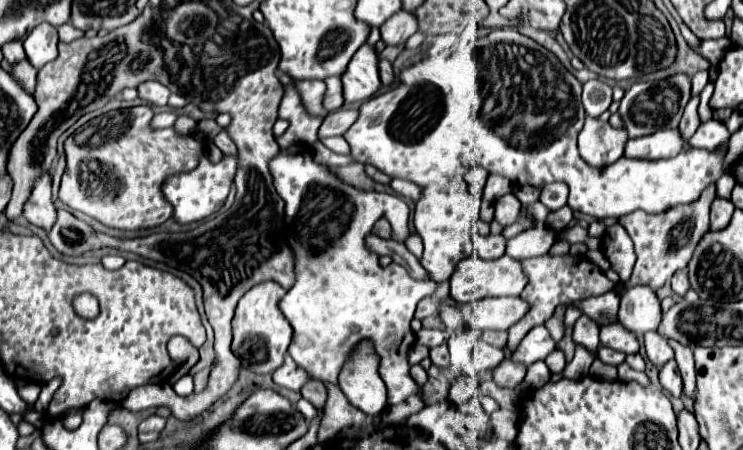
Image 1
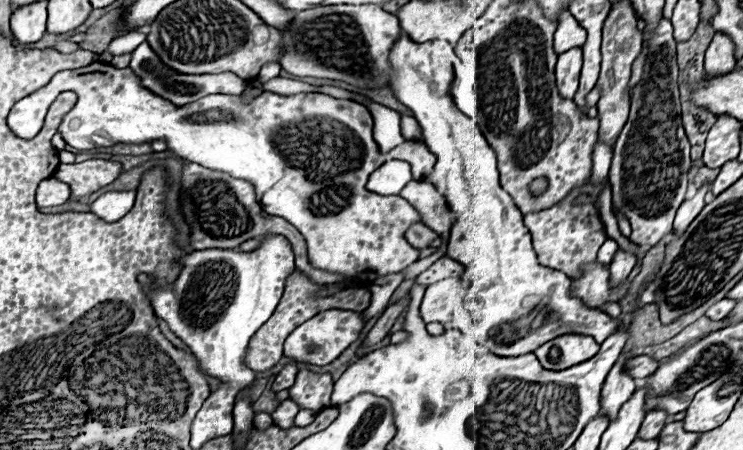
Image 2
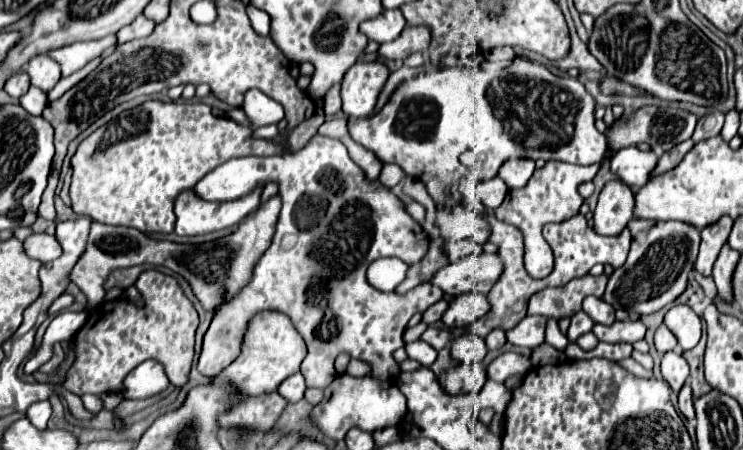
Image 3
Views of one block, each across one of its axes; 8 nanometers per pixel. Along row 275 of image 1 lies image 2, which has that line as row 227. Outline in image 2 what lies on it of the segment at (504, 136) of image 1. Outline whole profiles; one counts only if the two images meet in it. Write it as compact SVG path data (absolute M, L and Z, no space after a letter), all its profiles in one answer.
M410 180L404 190L400 192L402 198L406 198L422 216L422 222L432 228L438 236L444 236L450 232L454 224L454 214L450 212L444 196L436 190L432 182L426 180Z

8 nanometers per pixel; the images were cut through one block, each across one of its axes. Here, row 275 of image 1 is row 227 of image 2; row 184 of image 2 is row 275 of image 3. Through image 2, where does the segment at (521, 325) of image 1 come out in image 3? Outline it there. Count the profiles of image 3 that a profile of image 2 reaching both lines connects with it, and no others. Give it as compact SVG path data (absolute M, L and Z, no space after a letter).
M586 274L586 276L570 280L564 286L544 288L528 300L528 314L540 314L546 318L556 318L556 320L574 316L580 310L580 304L586 296L600 298L604 294L606 282L608 278L604 274L600 276Z

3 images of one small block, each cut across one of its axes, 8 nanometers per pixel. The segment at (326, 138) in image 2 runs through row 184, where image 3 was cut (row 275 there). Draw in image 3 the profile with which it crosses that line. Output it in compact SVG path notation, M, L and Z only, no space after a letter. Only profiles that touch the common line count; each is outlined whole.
M316 134L312 140L308 140L304 148L286 156L230 158L224 164L216 166L212 172L208 172L194 186L194 190L204 200L224 202L224 200L246 196L248 192L252 192L252 188L256 188L256 184L266 184L270 180L276 180L280 184L280 196L284 204L276 224L276 234L272 238L270 248L258 260L252 280L242 288L242 292L236 294L236 298L224 302L216 310L208 332L204 334L204 346L198 360L198 370L204 376L212 376L212 378L218 376L238 356L240 340L248 320L260 310L278 310L290 316L292 324L306 340L308 354L300 366L300 372L306 378L306 386L318 386L318 388L328 386L336 378L336 370L334 370L336 356L340 352L354 354L354 332L390 332L392 320L410 320L416 312L424 312L428 306L442 300L444 292L432 286L430 282L416 286L406 294L396 294L396 292L386 294L368 284L366 268L374 260L382 256L398 256L400 260L418 260L426 252L428 238L424 230L410 218L410 214L404 208L404 202L396 194L392 194L386 186L382 186L378 180L368 180L362 168L354 164L352 158L348 156L346 146L336 138Z

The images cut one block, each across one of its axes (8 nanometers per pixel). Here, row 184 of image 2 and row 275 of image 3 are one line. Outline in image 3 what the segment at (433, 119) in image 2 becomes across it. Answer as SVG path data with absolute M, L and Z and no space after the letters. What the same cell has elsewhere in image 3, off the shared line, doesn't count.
M486 252L470 254L440 268L434 274L432 284L442 288L444 294L448 296L460 296L472 290L488 294L492 286L498 282L502 272L504 262L500 260L498 254L486 254Z

